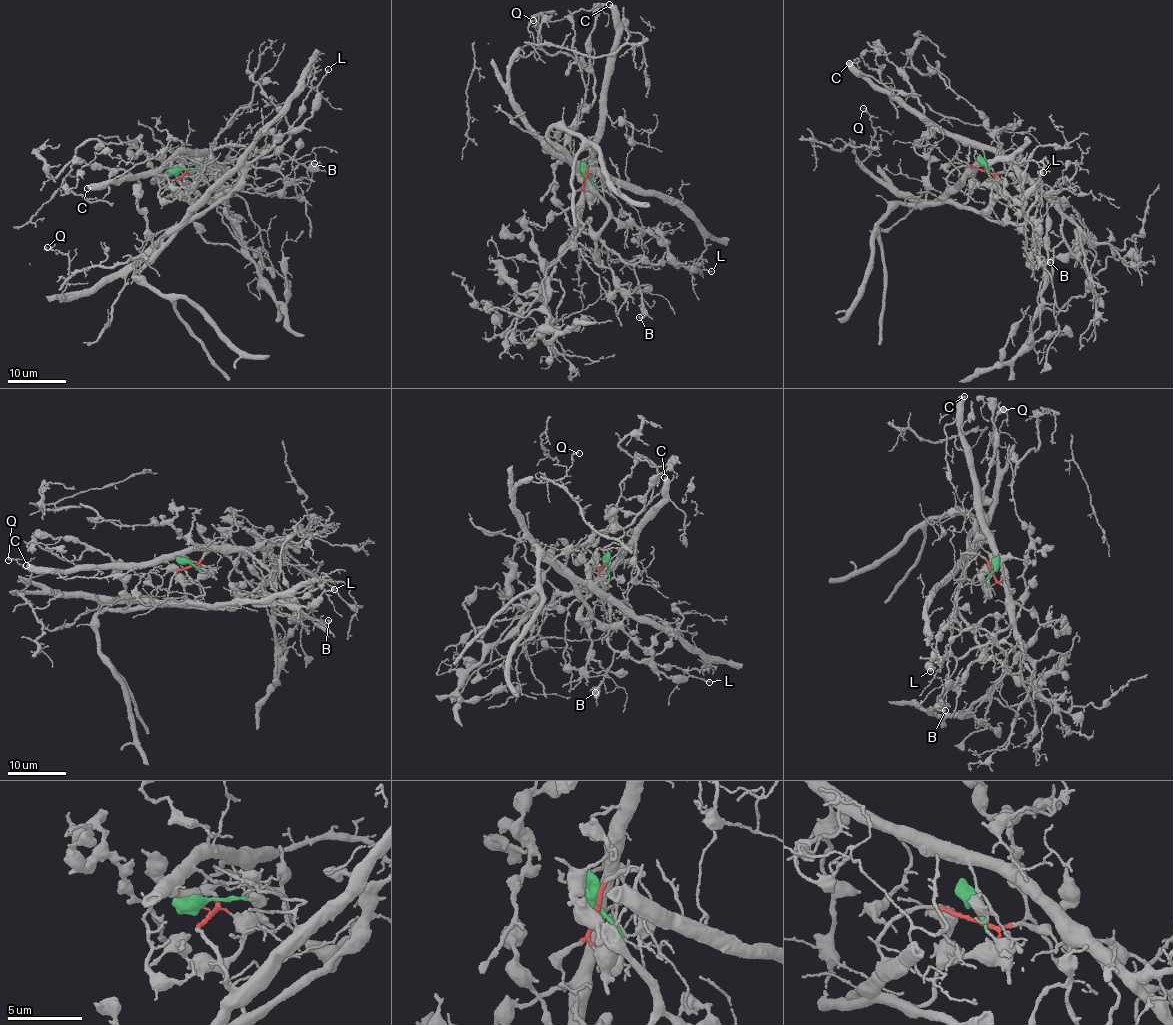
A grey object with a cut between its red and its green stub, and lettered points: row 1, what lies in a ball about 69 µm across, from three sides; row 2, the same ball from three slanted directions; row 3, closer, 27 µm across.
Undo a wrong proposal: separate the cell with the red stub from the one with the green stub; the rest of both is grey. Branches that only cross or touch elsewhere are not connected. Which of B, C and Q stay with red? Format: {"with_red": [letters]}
{"with_red": ["Q"]}

